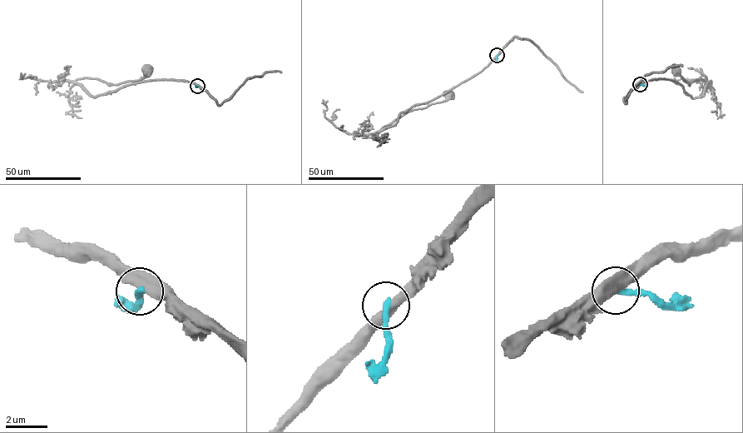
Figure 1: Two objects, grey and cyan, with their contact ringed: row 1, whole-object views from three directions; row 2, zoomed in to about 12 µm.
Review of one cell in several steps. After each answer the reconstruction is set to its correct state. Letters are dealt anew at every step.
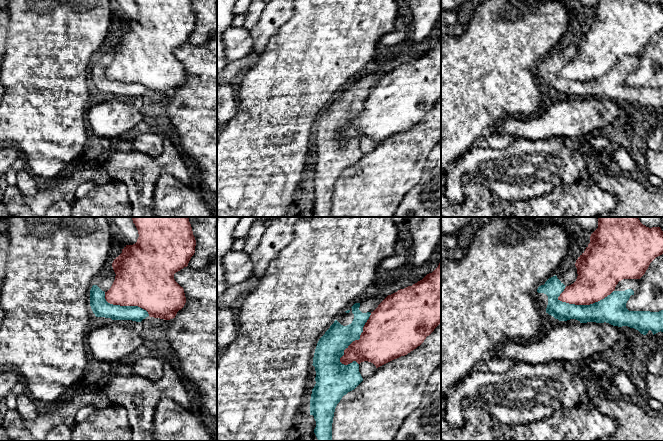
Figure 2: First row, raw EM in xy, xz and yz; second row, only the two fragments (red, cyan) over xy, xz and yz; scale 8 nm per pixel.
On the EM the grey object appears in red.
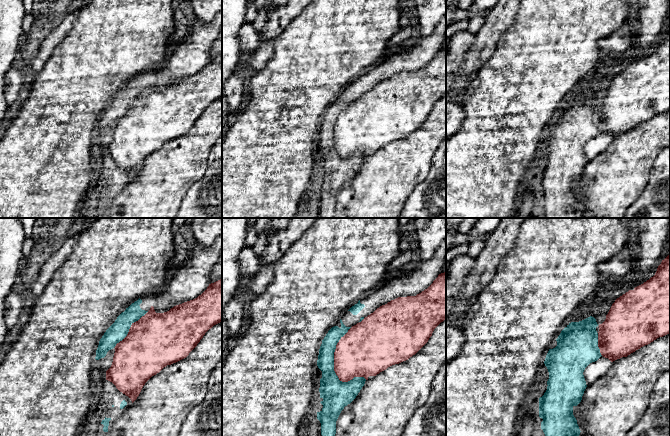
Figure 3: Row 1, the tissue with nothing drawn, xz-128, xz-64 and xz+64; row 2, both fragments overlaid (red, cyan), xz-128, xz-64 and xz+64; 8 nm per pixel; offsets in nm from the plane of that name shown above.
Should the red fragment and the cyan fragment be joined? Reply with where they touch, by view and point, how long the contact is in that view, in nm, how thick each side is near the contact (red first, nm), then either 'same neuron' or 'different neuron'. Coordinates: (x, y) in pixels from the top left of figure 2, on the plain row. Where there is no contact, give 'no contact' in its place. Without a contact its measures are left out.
contact xz (357, 116); length 480 nm; calibres 400 and 220 nm; different neuron

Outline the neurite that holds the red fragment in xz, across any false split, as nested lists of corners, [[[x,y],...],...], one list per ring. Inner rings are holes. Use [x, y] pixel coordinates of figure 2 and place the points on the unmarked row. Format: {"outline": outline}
{"outline": [[[441,36],[438,43],[422,56],[388,71],[363,103],[359,116],[353,117],[345,126],[340,138],[348,141],[353,137],[373,139],[376,144],[420,122],[427,112],[441,99]]]}

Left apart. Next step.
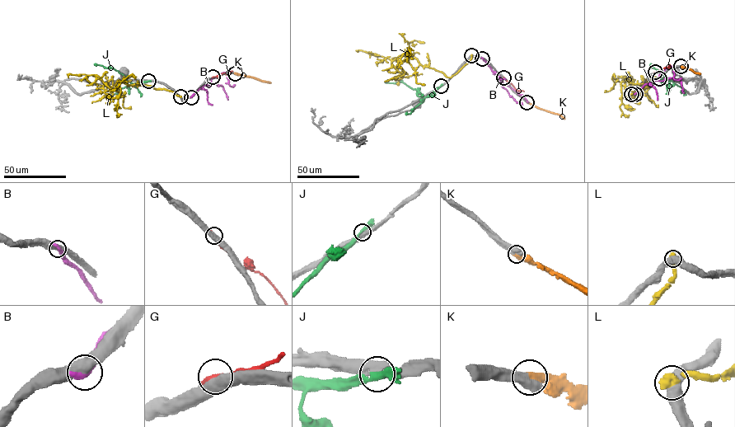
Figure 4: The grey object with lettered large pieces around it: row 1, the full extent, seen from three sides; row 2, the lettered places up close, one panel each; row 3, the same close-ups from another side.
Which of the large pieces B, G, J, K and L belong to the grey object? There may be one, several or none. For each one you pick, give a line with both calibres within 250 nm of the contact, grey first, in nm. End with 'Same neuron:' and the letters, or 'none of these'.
K: calibres 750 and 600 nm
Same neuron: K

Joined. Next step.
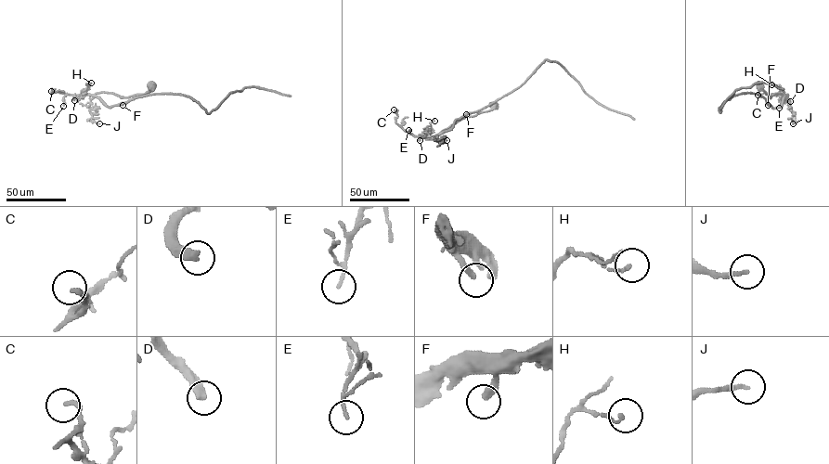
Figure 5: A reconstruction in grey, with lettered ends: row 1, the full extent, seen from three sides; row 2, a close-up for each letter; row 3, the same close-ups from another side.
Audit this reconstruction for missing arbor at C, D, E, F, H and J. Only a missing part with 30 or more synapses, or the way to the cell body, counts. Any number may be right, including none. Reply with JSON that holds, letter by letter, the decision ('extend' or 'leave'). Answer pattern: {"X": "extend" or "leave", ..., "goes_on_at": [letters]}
{"C": "leave", "D": "leave", "E": "leave", "F": "leave", "H": "leave", "J": "leave", "goes_on_at": []}

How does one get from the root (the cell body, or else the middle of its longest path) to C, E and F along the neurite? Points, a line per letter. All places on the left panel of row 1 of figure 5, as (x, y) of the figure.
C: (152, 86), (144, 94), (127, 97), (110, 93), (76, 95), (51, 91)
E: (152, 86), (144, 94), (127, 97), (104, 92), (67, 95), (63, 96), (63, 106)
F: (152, 86), (144, 94), (127, 97), (110, 93), (95, 94), (108, 107), (123, 105)

